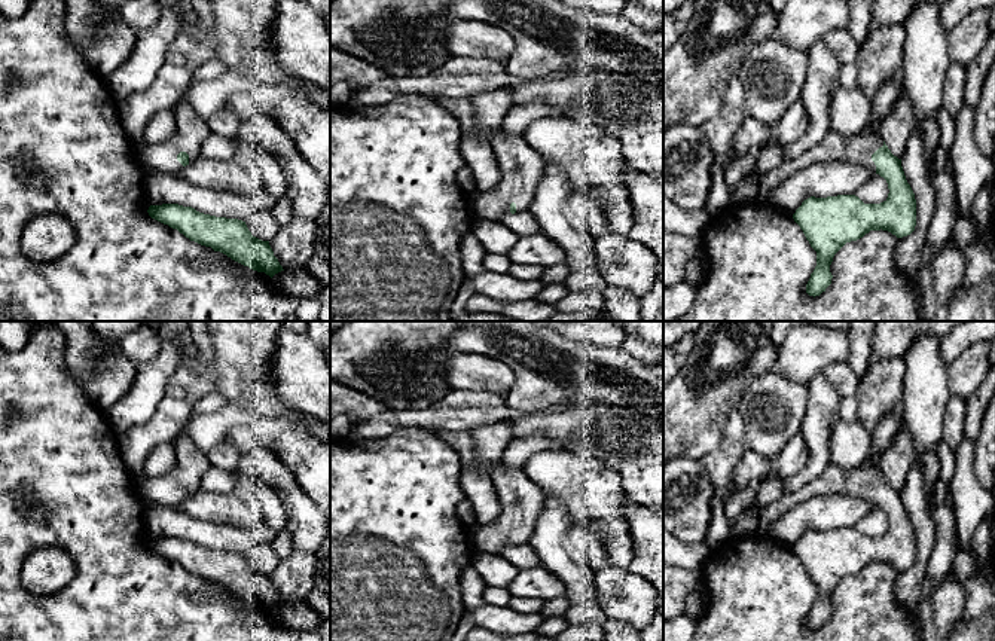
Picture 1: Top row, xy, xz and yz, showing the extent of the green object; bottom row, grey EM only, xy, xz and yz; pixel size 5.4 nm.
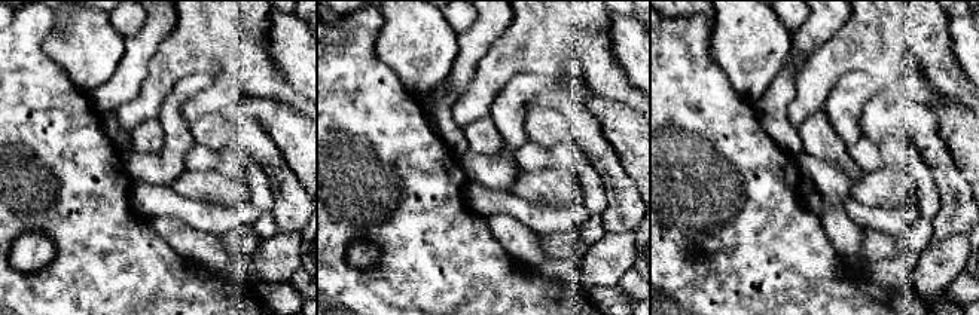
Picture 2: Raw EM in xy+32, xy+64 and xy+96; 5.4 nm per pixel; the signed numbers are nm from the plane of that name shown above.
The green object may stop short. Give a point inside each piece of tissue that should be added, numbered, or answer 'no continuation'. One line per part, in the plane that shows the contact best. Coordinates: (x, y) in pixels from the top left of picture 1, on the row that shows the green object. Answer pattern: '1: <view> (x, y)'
1: yz (858, 147)

